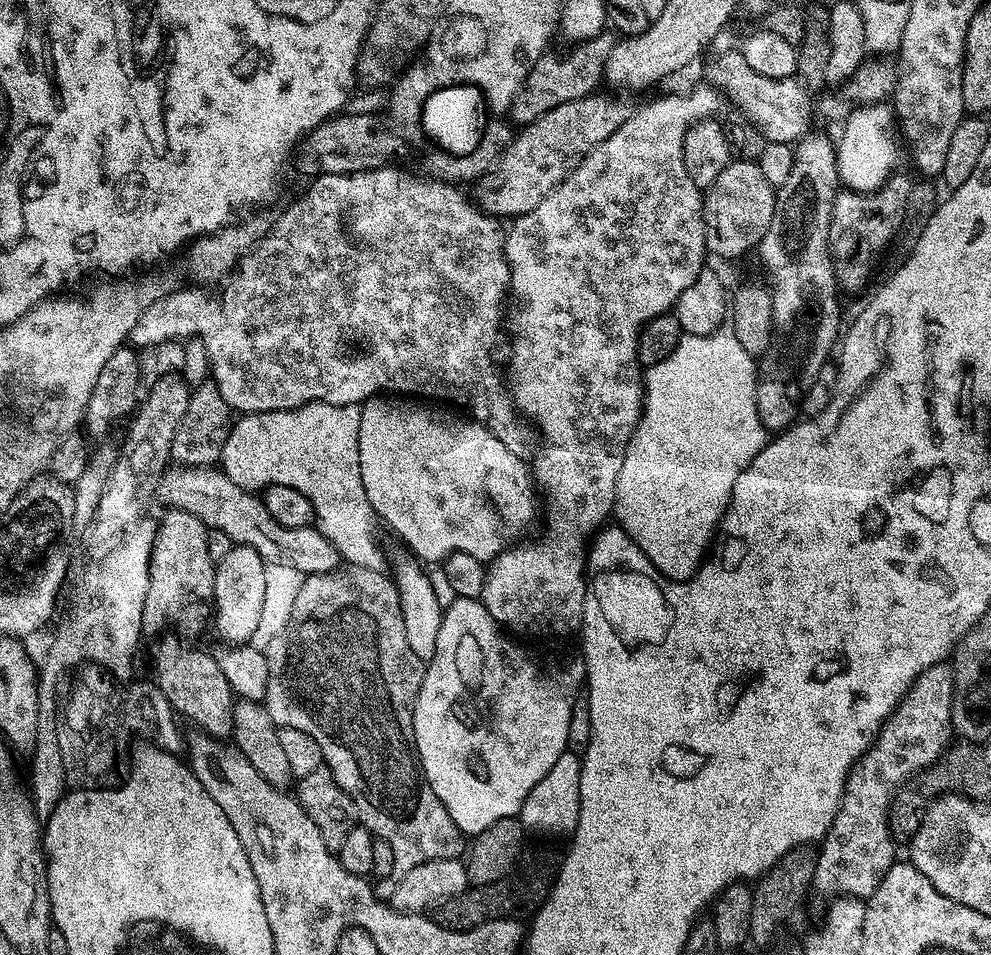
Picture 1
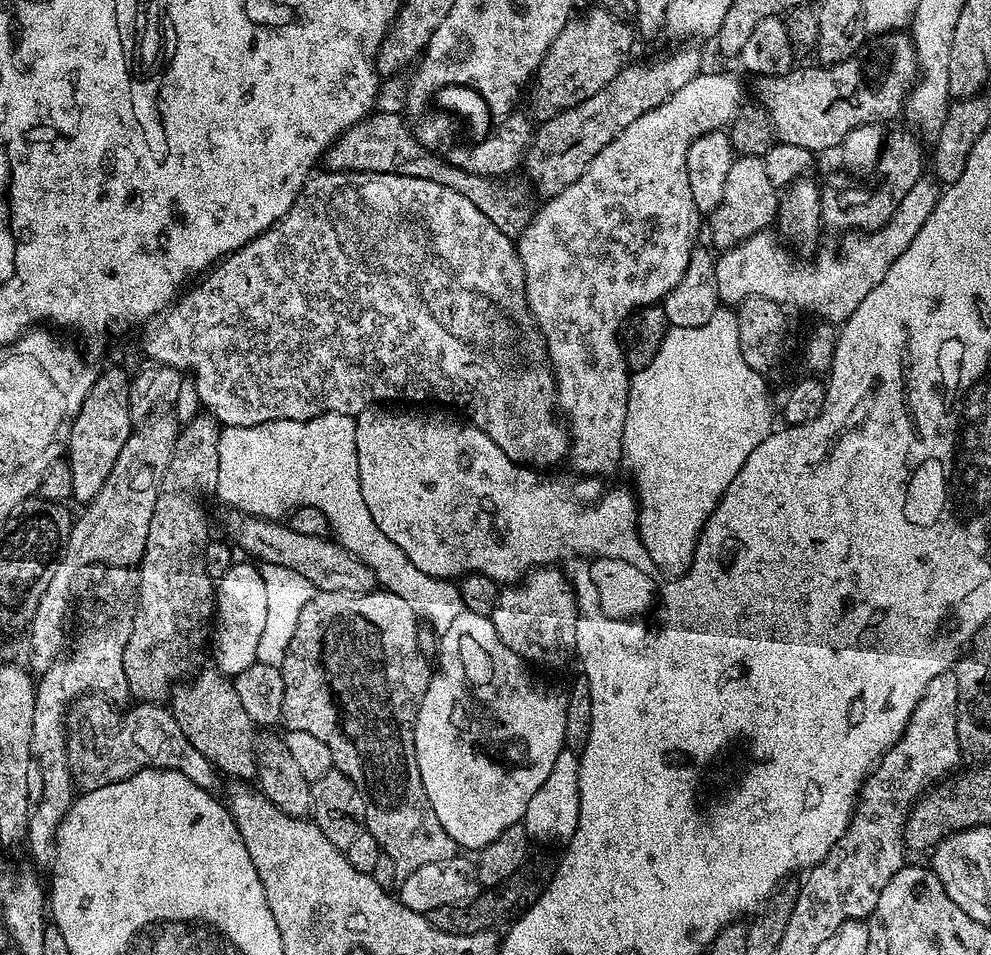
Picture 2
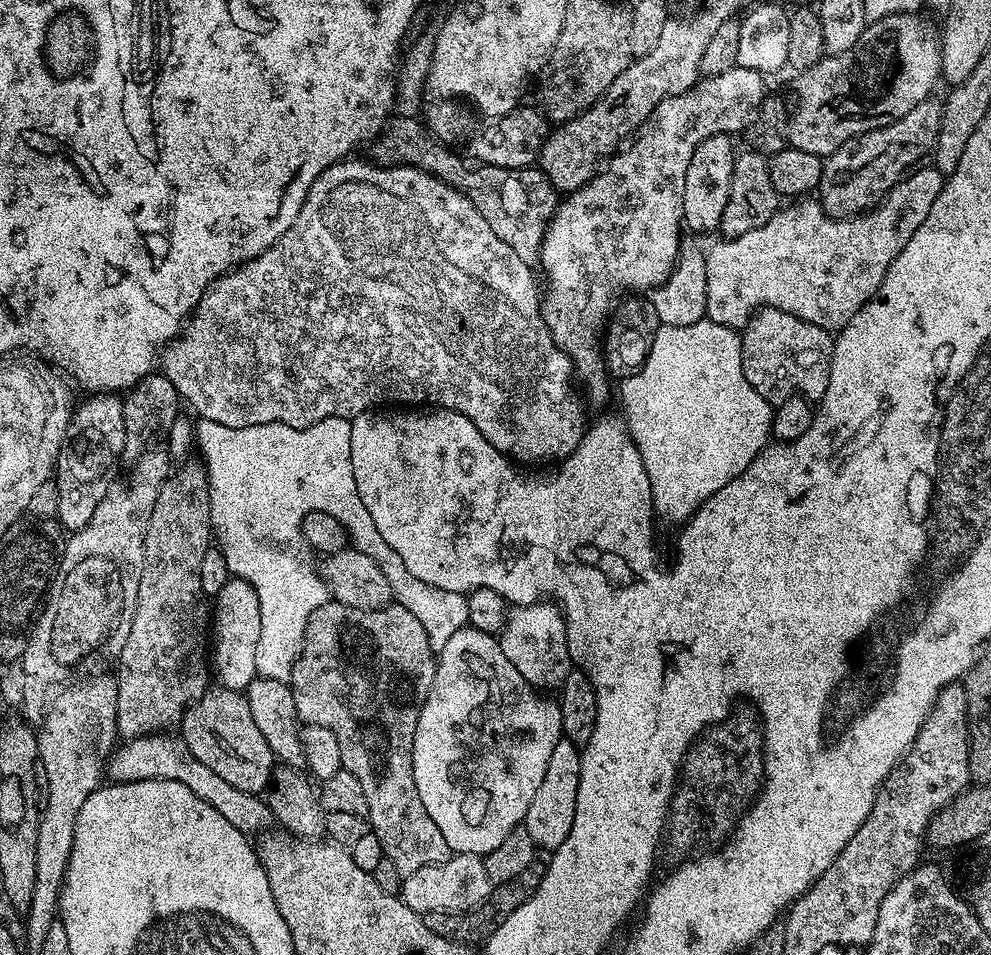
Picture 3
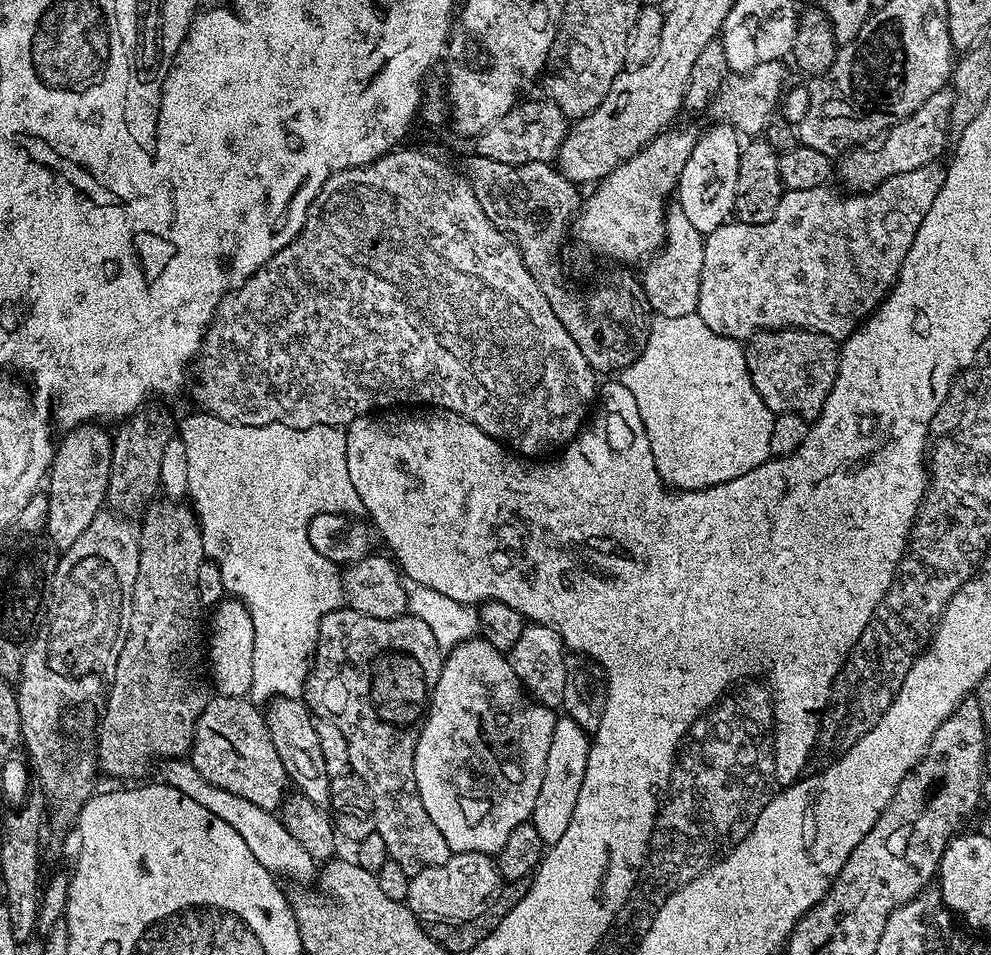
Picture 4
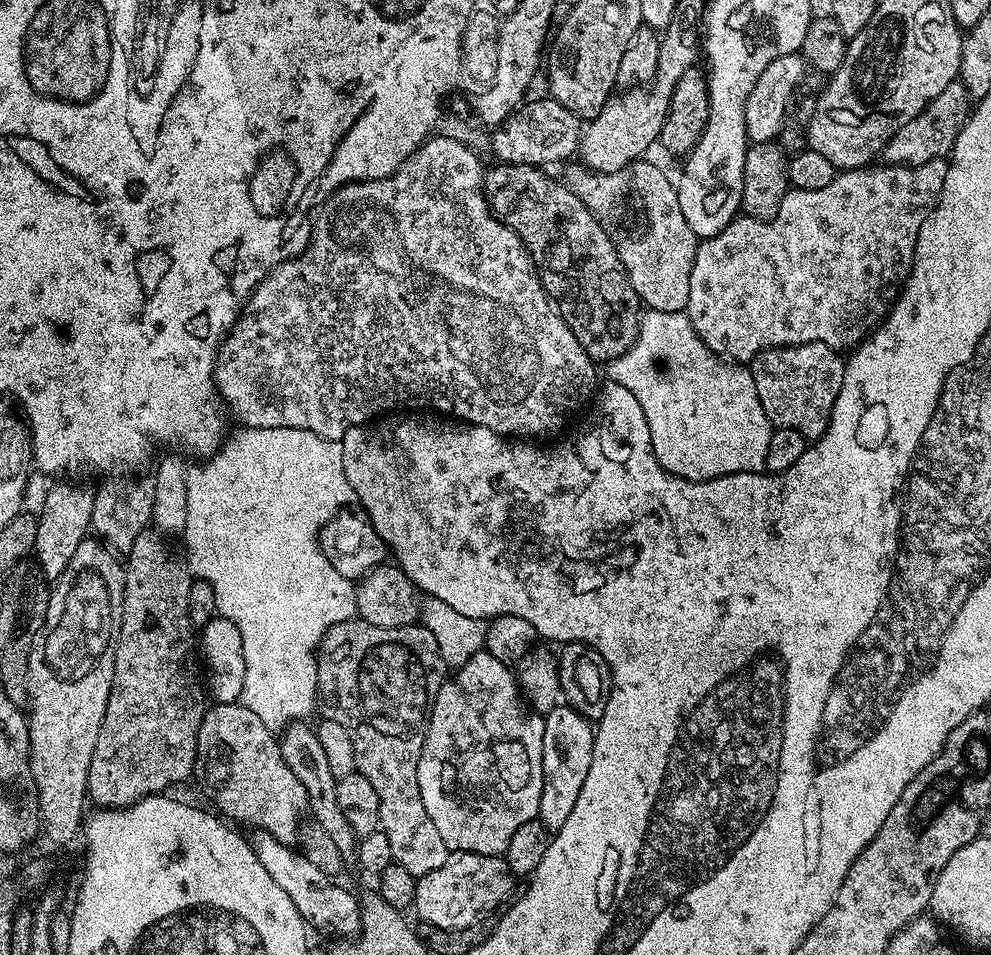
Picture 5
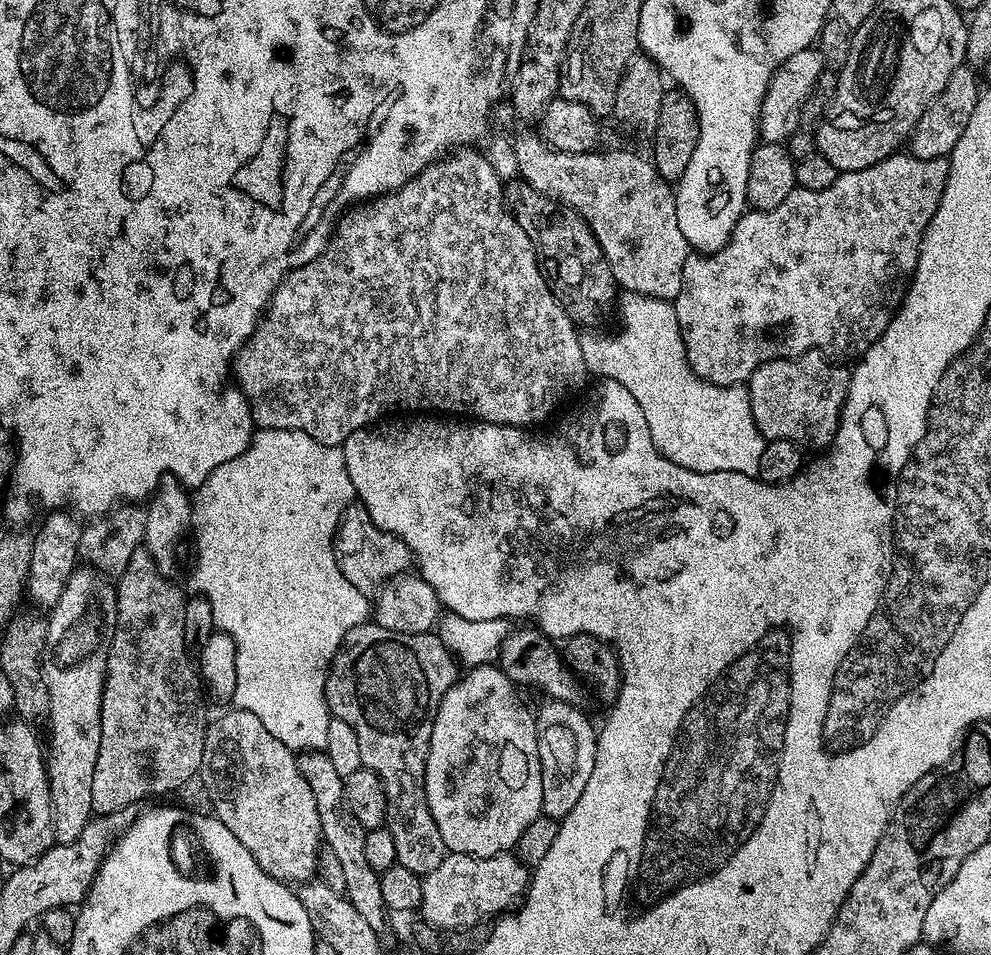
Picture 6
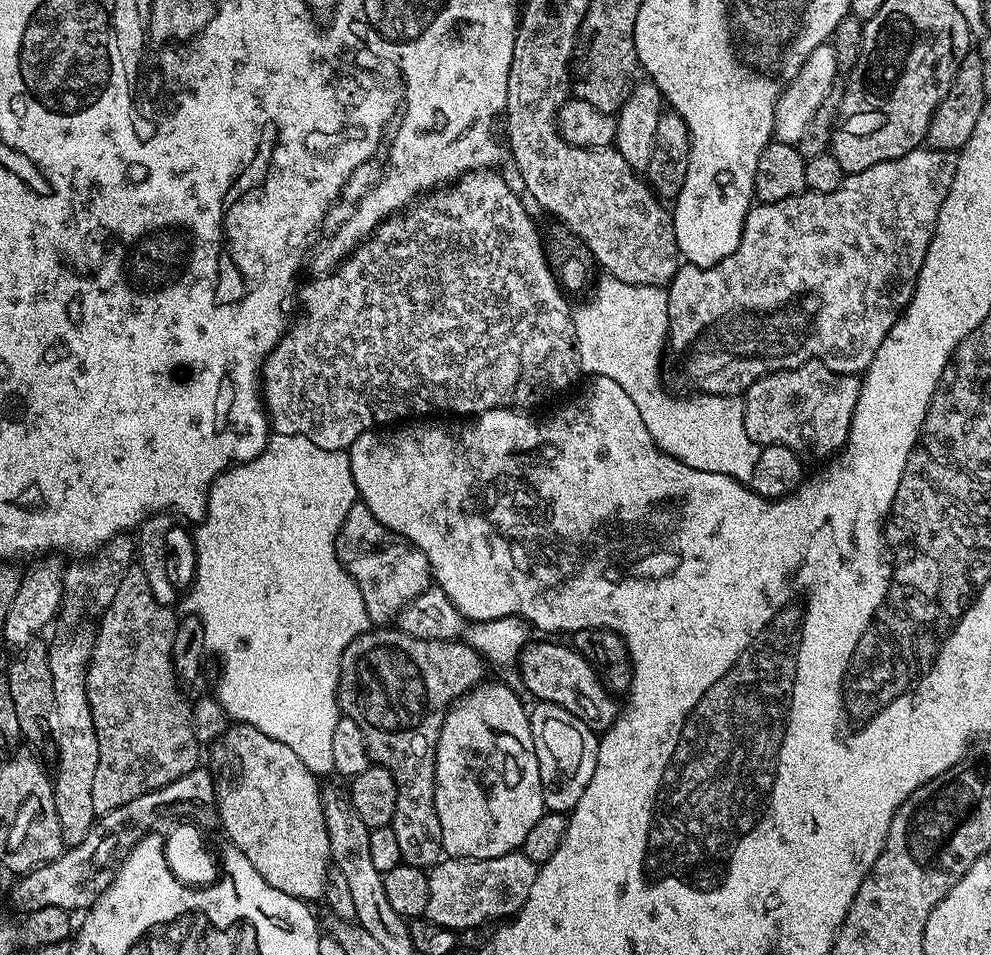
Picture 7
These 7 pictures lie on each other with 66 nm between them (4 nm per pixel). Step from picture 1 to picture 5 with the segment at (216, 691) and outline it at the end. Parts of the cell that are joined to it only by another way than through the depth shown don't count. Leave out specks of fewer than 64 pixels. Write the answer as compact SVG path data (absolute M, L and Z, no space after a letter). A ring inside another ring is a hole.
M216 702L205 711L202 726L198 730L194 780L204 787L205 794L217 804L215 807L229 821L237 825L249 824L253 830L268 832L287 845L291 845L297 839L298 829L302 823L300 815L305 815L308 807L306 790L302 782L298 782L298 777L290 770L290 766L286 766L286 758L282 758L277 733L268 728L266 722L262 722L262 718L258 718L258 714L250 711L245 704Z

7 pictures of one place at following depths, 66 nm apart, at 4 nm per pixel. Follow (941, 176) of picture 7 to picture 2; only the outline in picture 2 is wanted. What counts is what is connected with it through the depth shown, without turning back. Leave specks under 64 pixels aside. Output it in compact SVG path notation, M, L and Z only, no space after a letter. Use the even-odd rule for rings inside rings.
M921 178L914 182L906 198L898 202L894 214L881 228L872 232L843 233L841 240L844 241L837 248L821 247L815 253L816 264L795 260L791 256L793 253L768 230L746 238L732 248L725 248L716 256L720 299L725 305L737 306L748 296L769 296L781 306L805 308L820 316L816 318L821 321L839 326L850 318L850 314L854 314L854 310L858 310L862 298L866 298L866 294L870 294L870 290L886 278L886 270L890 270L902 250L914 242L914 234L918 234L918 230L922 230L922 222L930 218L940 200L941 191L941 185L935 179Z

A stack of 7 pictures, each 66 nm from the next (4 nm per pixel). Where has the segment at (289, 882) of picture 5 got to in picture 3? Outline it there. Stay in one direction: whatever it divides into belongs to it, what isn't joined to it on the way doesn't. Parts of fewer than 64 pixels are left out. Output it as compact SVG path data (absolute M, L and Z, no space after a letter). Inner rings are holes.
M156 733L156 740L142 742L140 746L136 746L136 756L140 756L136 760L138 762L136 776L144 776L147 780L182 782L203 801L210 802L222 817L245 834L253 834L252 832L256 831L259 833L273 823L272 812L261 797L238 790L237 787L231 786L230 782L223 781L214 770L203 765L198 758L194 757L194 754L190 753L190 748L186 746L183 737L174 736L172 738L170 736L172 735Z

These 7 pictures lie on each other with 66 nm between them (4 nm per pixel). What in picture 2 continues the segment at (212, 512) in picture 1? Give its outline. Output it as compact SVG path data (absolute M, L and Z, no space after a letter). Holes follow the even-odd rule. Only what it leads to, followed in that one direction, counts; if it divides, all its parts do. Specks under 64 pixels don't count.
M229 511L228 532L231 543L237 549L249 552L257 561L277 564L296 571L308 579L313 589L321 592L371 592L377 587L376 575L348 548L343 548L335 539L310 534L298 534L287 523L267 516L250 516L246 512Z

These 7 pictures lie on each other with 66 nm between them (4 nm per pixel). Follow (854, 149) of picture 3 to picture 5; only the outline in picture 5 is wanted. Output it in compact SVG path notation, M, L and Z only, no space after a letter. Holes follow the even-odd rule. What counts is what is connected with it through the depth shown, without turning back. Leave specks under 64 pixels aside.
M958 78L950 82L950 86L946 86L946 90L942 90L942 94L931 100L917 116L910 118L910 122L906 122L906 126L902 126L894 138L890 138L882 153L883 159L888 159L885 161L889 165L911 166L947 157L969 115L970 97L966 86Z

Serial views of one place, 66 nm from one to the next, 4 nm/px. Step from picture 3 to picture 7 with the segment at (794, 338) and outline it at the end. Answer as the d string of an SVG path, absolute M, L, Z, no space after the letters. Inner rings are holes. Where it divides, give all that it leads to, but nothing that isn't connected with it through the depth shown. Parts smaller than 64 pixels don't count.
M811 360L800 367L771 372L754 382L743 395L744 416L753 443L784 445L801 456L831 457L848 440L861 379L832 372L824 363Z

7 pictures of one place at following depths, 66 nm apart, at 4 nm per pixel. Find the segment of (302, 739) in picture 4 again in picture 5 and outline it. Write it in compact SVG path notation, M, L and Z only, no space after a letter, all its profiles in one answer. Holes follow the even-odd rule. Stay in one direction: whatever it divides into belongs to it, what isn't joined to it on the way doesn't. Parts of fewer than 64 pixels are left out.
M297 722L283 729L279 737L282 758L286 758L286 766L290 766L290 770L298 777L298 782L302 782L306 790L307 811L310 816L312 812L311 819L318 826L322 826L326 834L330 834L330 838L337 844L338 850L345 858L355 857L358 847L356 831L350 826L350 822L346 822L346 814L342 814L338 806L337 780L334 774L330 774L330 762L322 751L322 742L318 742L315 731L311 727L307 728L308 726L307 723Z

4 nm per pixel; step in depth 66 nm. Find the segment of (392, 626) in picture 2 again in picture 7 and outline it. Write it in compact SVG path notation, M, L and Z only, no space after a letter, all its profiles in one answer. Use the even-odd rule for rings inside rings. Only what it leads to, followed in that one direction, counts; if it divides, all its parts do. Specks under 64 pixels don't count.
M388 626L377 627L354 638L340 659L340 681L336 687L340 711L358 722L362 738L366 738L366 750L371 763L380 764L394 774L398 802L394 802L394 818L390 826L394 830L400 860L415 868L431 869L444 856L442 826L438 826L438 810L434 810L438 734L449 708L485 679L484 668L486 661L483 656L463 639L423 640Z

